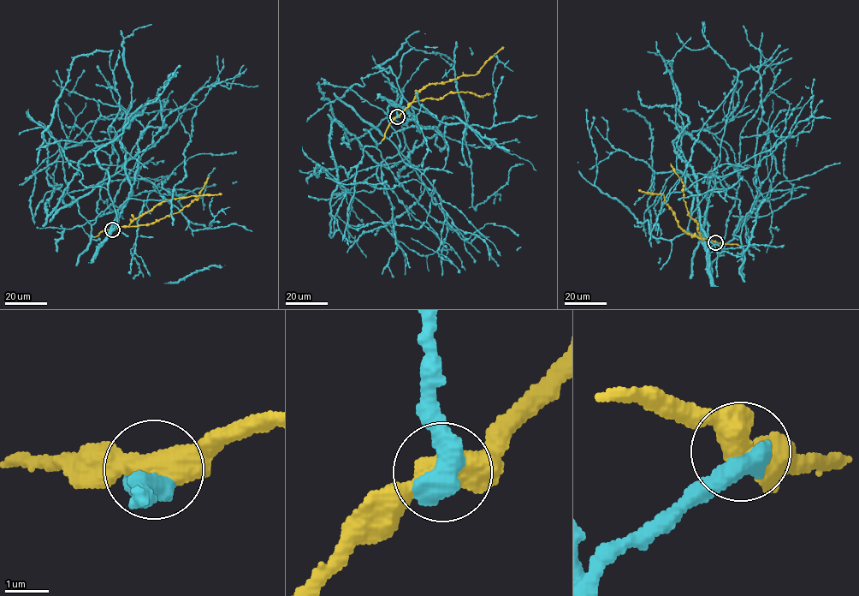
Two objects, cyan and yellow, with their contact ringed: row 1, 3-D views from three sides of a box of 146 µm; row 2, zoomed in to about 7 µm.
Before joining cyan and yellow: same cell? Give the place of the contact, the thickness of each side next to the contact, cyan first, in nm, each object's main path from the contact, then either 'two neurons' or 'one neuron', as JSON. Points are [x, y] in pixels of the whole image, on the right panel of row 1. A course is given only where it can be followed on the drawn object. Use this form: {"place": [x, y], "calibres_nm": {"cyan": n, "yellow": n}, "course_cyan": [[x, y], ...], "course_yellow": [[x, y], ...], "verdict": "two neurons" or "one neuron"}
{"place": [715, 242], "calibres_nm": {"cyan": 650, "yellow": 500}, "course_cyan": [[715, 243], [673, 140], [707, 197], [749, 64], [757, 197], [739, 235], [792, 185], [784, 140], [740, 136]], "course_yellow": [[715, 243], [692, 236], [684, 230], [665, 201], [663, 194], [639, 189]], "verdict": "one neuron"}

